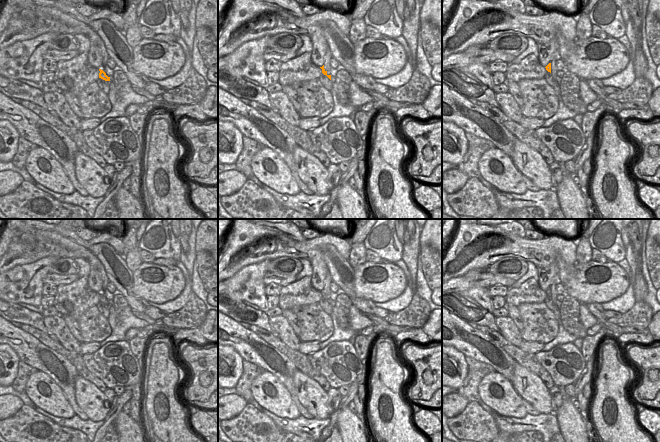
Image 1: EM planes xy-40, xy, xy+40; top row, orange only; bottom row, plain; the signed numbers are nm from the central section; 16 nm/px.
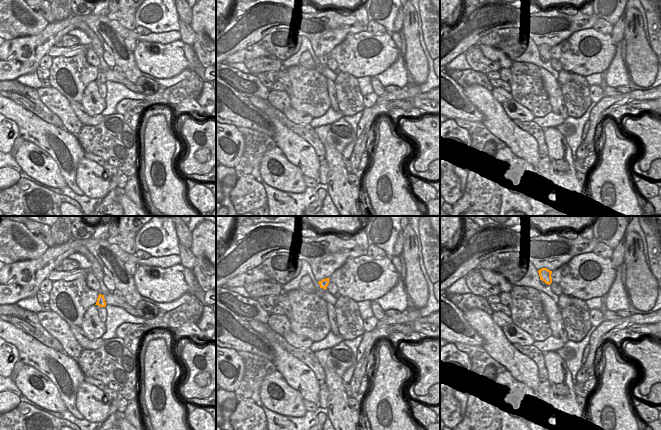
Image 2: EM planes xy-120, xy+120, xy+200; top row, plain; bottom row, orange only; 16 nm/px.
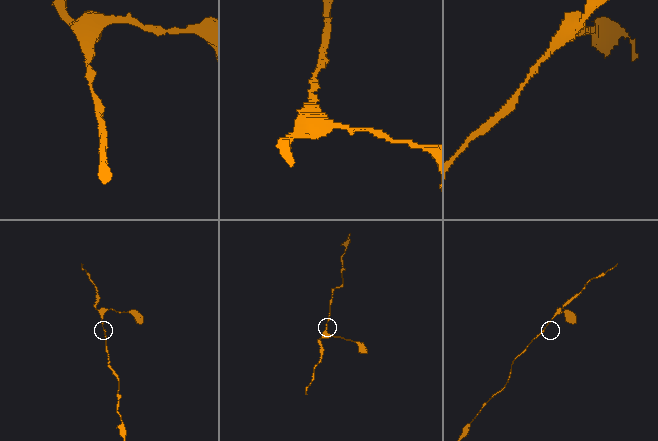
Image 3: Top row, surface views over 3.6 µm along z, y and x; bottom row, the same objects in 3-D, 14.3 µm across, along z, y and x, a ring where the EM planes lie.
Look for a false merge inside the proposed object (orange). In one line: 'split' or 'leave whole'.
leave whole

